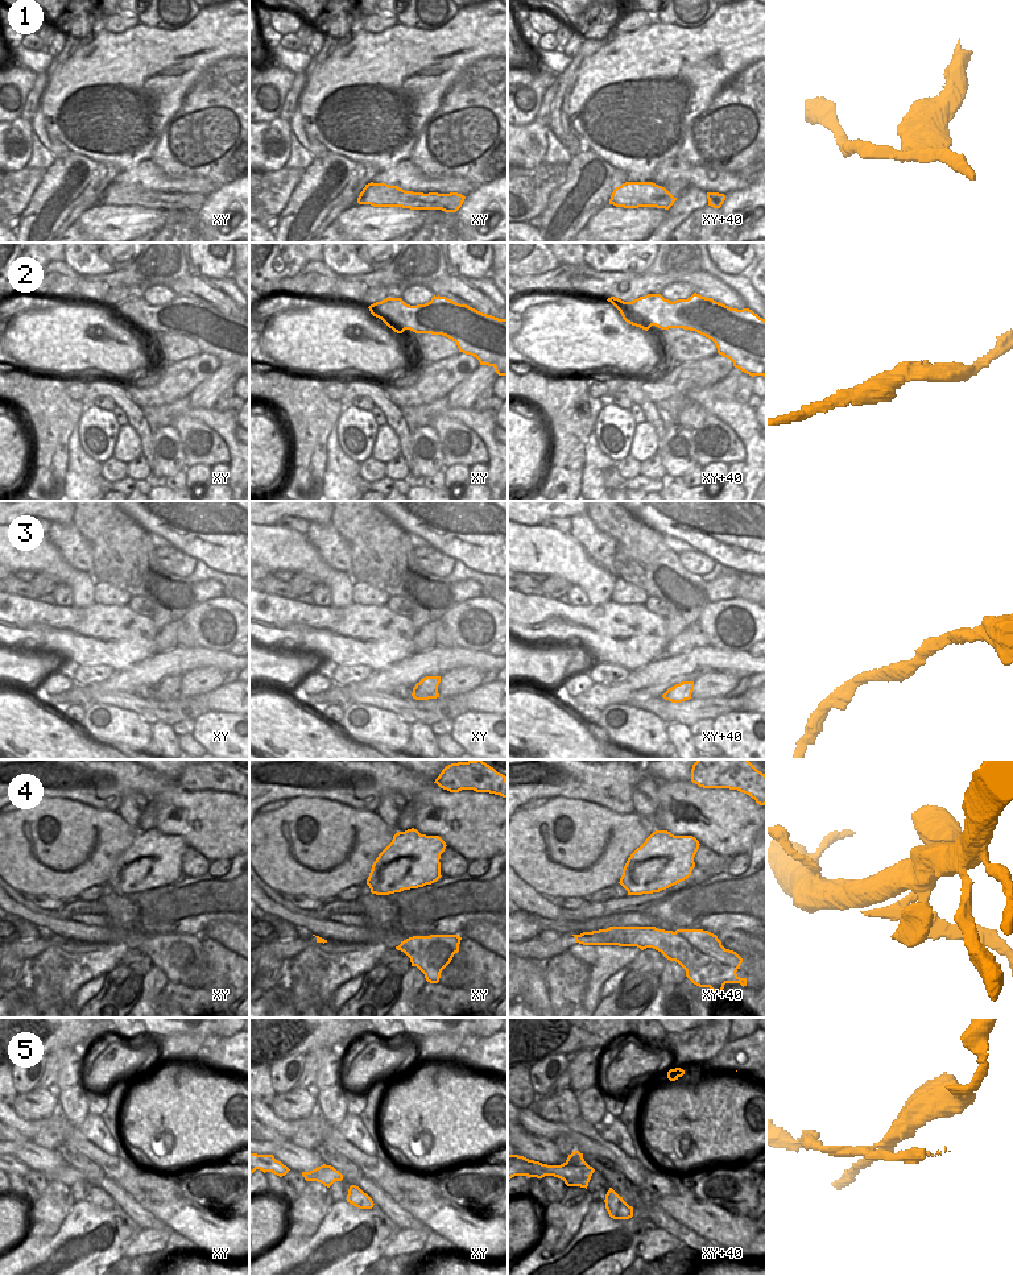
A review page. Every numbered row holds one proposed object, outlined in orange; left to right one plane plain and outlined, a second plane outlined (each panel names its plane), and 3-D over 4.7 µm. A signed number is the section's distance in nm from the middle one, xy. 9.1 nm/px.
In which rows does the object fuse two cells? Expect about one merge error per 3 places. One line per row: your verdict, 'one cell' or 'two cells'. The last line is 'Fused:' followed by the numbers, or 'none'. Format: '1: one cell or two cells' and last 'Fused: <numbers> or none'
1: two cells
2: one cell
3: one cell
4: two cells
5: two cells
Fused: 1, 4, 5

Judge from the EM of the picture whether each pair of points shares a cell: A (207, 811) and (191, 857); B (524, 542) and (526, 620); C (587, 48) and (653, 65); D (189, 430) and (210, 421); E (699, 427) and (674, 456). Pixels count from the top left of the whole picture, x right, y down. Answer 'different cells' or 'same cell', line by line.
A: different cells
B: different cells
C: different cells
D: different cells
E: different cells

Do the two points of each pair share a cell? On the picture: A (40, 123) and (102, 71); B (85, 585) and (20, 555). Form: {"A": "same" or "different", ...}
{"A": "different", "B": "same"}

